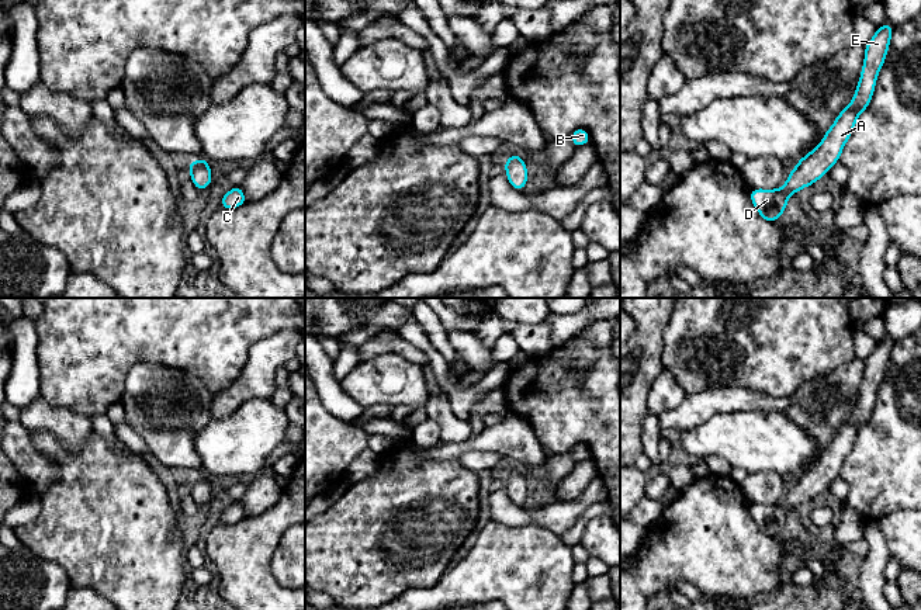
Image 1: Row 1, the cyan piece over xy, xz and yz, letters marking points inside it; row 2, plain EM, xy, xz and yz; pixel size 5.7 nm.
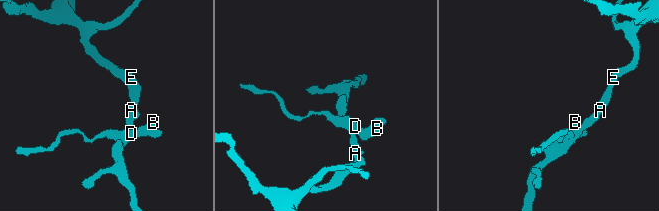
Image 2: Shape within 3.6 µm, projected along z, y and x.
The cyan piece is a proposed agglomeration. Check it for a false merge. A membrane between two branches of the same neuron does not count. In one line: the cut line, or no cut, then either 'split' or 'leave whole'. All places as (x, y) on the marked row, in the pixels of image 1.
no cut | leave whole

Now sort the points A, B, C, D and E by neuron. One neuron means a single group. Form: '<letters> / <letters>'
A B C D E

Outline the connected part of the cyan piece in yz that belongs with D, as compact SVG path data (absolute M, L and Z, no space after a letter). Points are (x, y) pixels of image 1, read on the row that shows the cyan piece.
M890 22L877 27L873 38L865 45L865 60L852 103L837 115L823 141L797 162L785 186L776 190L751 188L751 202L762 219L776 222L785 212L792 193L799 193L801 188L813 186L828 173L832 164L839 162L841 152L854 132L859 114L870 105L893 30L894 25Z

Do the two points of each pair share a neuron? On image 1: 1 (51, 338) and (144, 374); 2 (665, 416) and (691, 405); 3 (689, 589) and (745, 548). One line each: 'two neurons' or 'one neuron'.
1: two neurons
2: one neuron
3: two neurons

